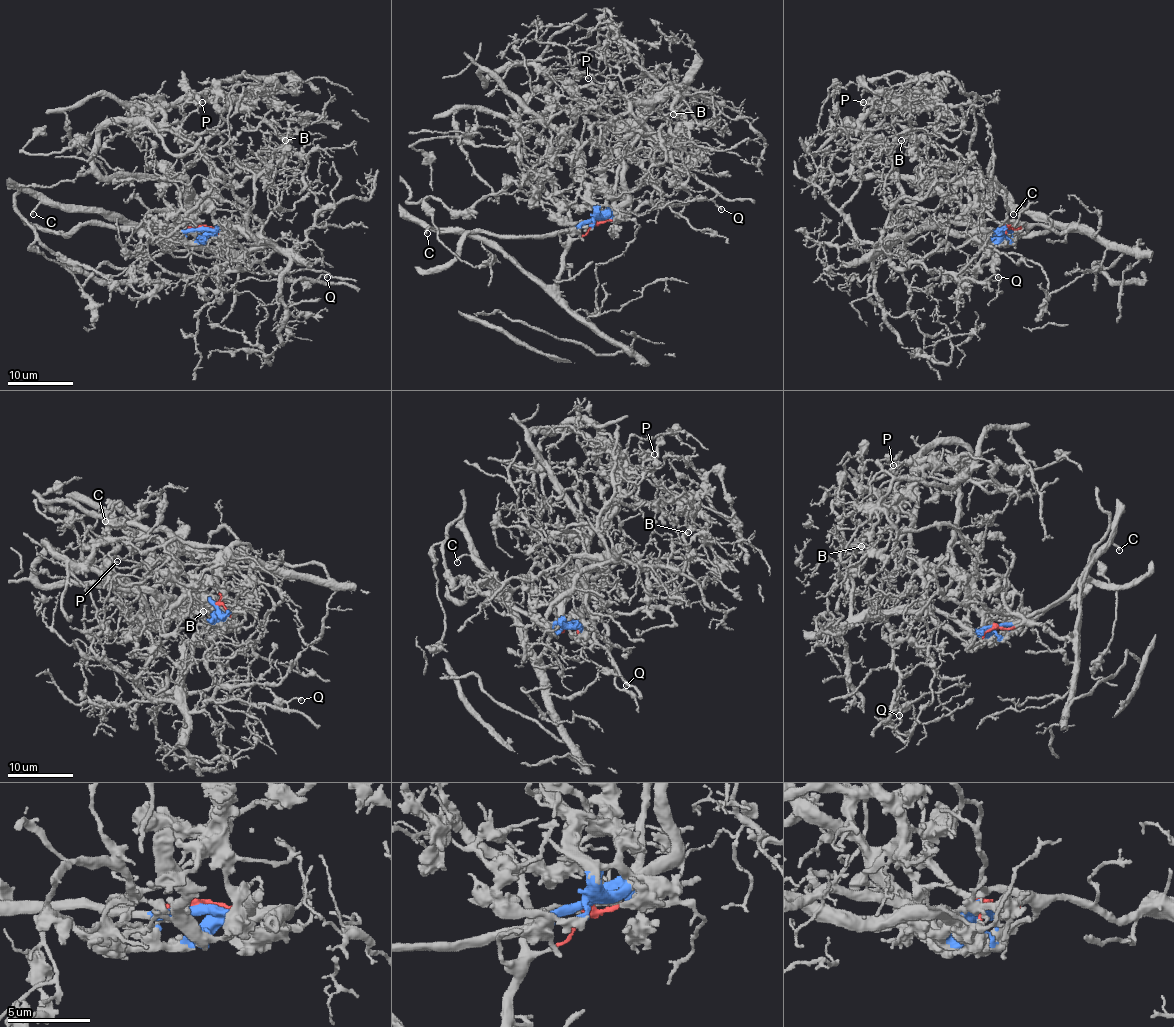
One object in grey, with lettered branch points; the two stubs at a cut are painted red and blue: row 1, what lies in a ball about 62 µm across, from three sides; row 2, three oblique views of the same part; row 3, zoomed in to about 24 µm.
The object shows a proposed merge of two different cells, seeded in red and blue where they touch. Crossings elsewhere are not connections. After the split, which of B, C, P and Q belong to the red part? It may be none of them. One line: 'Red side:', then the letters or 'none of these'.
Red side: C

